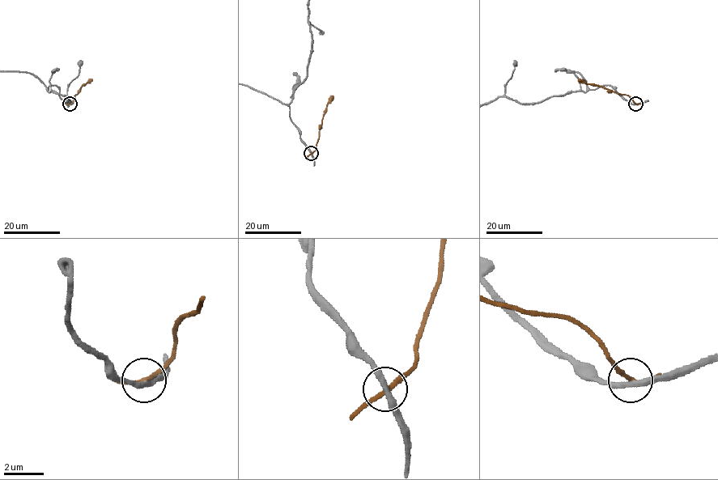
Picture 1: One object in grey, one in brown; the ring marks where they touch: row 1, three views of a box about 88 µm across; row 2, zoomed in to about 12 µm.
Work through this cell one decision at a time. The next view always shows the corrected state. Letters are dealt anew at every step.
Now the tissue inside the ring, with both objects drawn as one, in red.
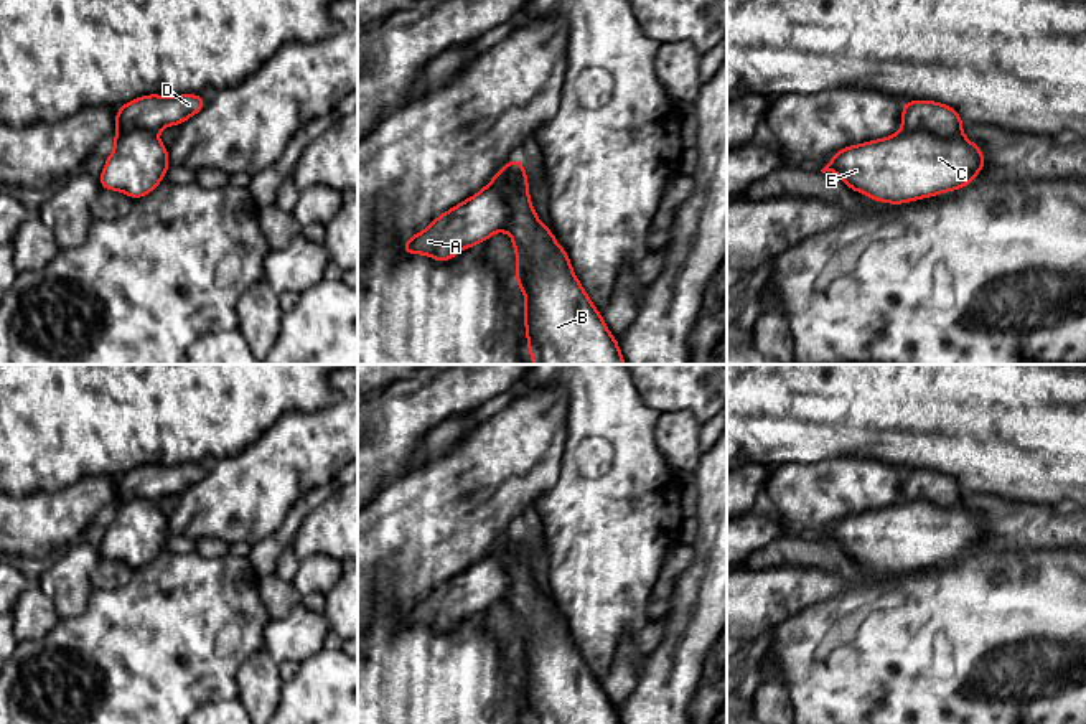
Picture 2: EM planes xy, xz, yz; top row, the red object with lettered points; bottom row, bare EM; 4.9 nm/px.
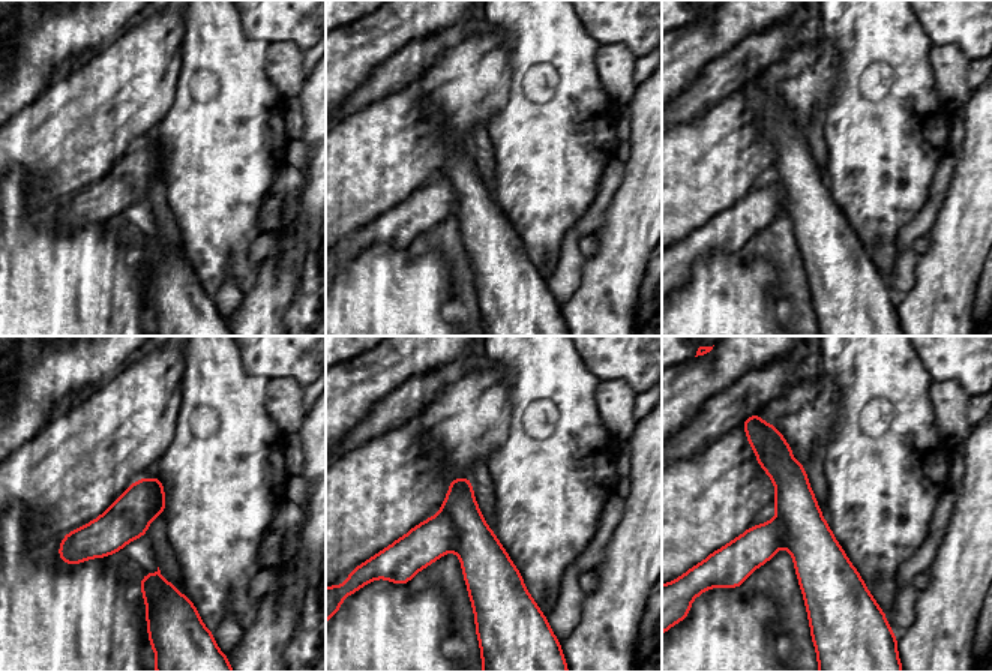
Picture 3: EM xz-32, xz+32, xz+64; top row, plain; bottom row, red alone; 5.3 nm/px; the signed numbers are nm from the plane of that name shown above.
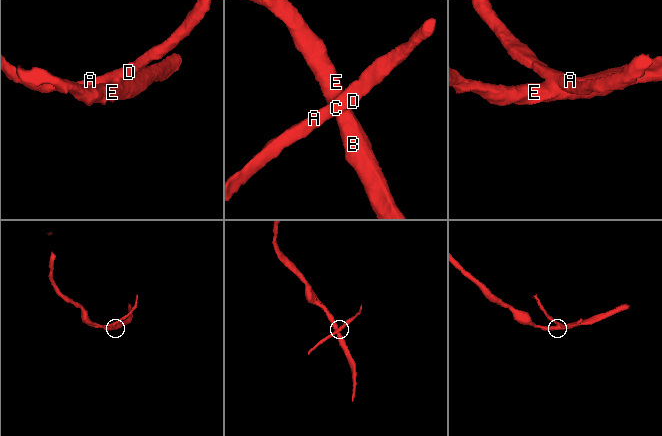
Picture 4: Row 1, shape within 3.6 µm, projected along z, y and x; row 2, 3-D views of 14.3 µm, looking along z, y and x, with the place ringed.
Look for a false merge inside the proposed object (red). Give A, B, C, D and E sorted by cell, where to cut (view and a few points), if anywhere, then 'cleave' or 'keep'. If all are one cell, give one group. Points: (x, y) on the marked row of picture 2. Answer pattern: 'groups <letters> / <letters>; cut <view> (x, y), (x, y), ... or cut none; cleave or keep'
groups A D / B C E; cut xz (516, 159), (501, 178), (501, 193), (510, 208), (503, 228); cleave

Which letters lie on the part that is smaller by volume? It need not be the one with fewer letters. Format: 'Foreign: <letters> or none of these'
Foreign: A, D

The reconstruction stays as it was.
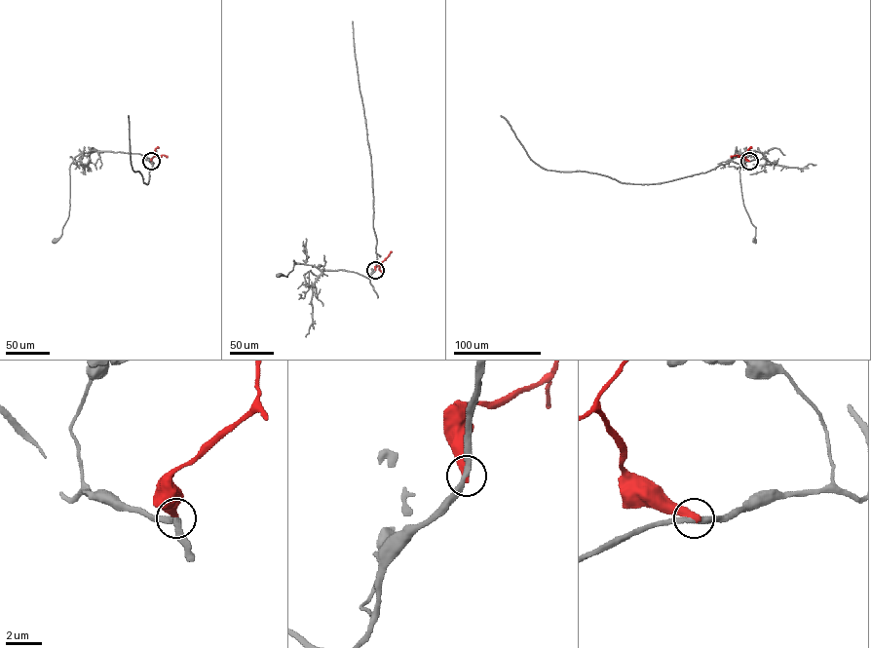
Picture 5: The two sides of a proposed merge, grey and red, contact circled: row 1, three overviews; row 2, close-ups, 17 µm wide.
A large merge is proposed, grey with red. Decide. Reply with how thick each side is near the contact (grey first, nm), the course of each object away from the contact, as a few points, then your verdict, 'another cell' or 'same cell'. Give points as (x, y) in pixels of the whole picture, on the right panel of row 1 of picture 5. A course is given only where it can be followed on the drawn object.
300 nm thick on the grey side, 420 nm on the other; grey runs (749, 161), (757, 160), (758, 157), (745, 150), (739, 168), (739, 181), (743, 205), (756, 227), (754, 240); red runs (749, 161), (744, 156), (731, 157); another cell

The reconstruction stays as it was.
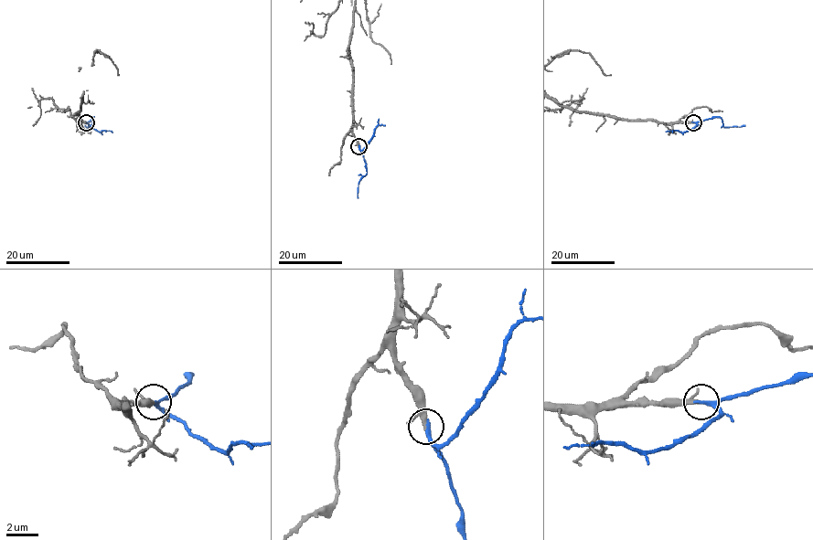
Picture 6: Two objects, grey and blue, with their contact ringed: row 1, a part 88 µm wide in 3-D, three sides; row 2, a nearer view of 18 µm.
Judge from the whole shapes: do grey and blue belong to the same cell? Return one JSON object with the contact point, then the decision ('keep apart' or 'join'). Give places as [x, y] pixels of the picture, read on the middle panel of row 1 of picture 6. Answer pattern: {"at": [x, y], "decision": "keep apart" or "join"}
{"at": [358, 146], "decision": "join"}

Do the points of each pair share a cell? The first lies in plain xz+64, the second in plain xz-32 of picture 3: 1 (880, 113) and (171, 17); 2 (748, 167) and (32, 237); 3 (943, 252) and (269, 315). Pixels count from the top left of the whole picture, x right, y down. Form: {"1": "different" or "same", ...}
{"1": "different", "2": "different", "3": "same"}

